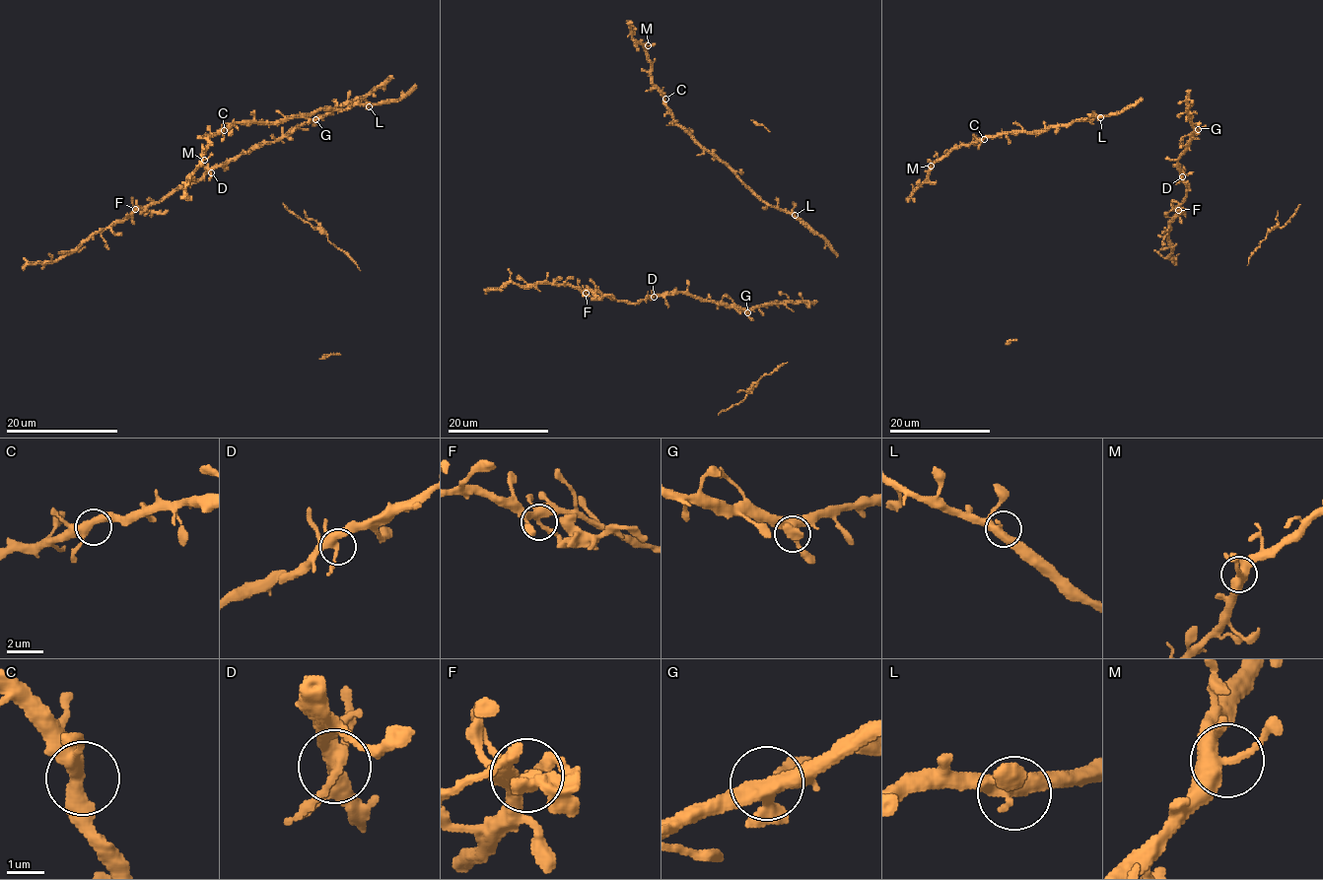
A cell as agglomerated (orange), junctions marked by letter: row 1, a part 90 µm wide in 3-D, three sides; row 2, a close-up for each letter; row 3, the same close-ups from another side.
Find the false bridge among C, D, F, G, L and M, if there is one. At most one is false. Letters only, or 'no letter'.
F

